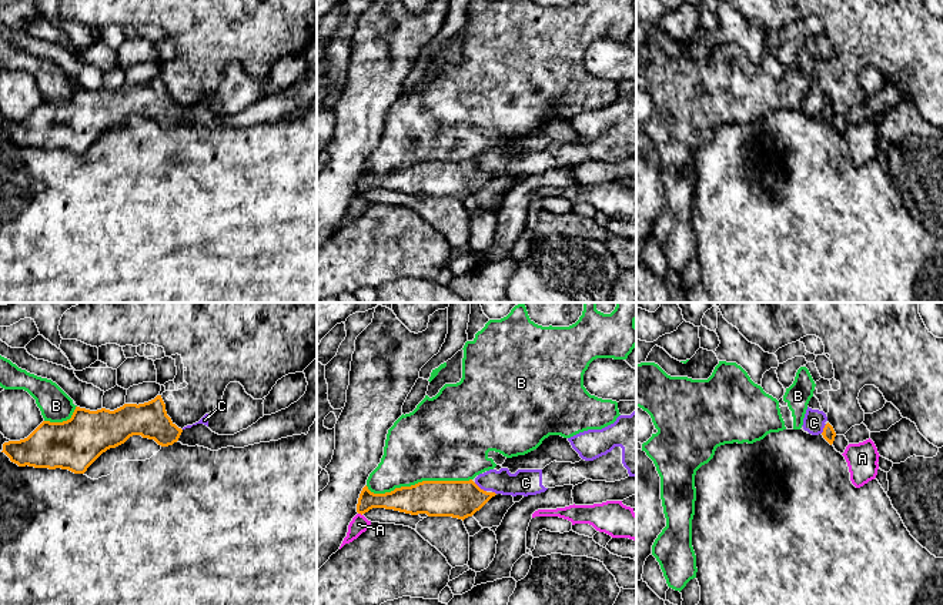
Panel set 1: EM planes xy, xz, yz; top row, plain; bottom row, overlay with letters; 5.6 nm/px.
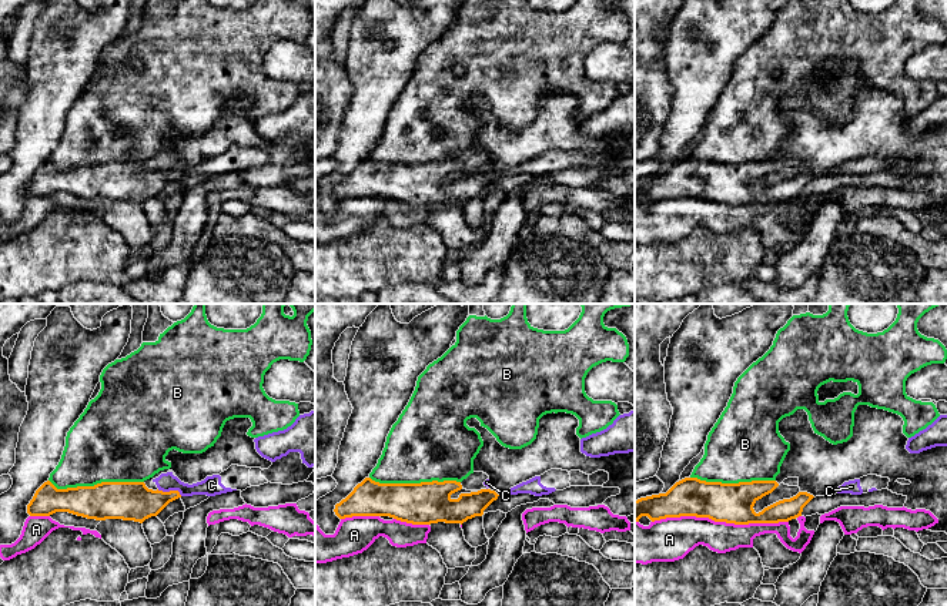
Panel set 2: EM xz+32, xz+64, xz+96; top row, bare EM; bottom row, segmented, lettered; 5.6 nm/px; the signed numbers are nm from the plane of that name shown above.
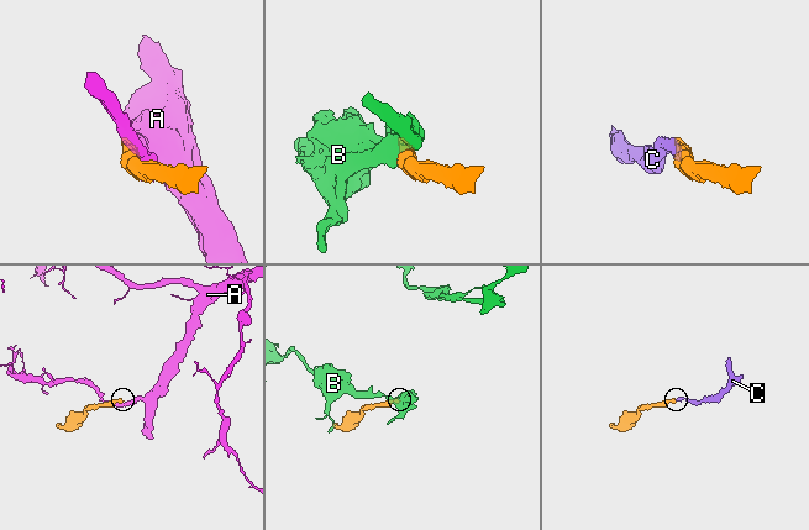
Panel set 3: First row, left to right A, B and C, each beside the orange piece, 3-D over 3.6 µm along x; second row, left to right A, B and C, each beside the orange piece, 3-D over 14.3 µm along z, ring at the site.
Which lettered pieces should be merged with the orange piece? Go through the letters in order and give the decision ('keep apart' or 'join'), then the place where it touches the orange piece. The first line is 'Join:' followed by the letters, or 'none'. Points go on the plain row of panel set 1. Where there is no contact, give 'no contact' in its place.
Join: C
A: keep apart; contact xz (360, 193)
B: keep apart; contact xz (418, 163)
C: join; contact xz (478, 167)

